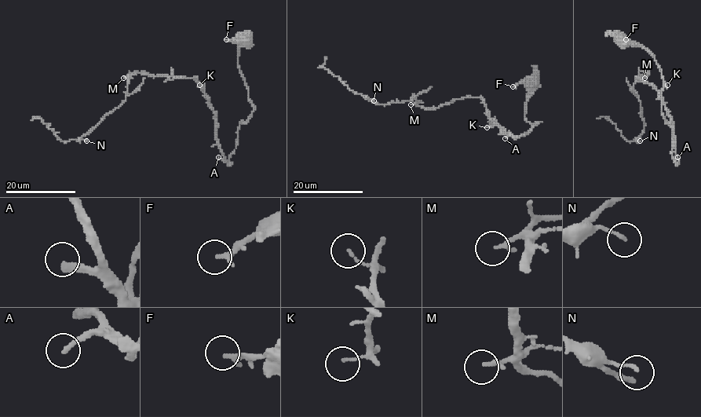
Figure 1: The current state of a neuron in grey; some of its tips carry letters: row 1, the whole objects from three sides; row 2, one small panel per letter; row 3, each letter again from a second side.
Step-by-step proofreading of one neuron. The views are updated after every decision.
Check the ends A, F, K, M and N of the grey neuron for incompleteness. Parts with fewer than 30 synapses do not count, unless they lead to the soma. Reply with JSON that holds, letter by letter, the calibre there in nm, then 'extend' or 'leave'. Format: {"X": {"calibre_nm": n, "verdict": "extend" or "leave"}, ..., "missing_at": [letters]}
{"A": {"calibre_nm": 260, "verdict": "extend"}, "F": {"calibre_nm": 240, "verdict": "leave"}, "K": {"calibre_nm": 90, "verdict": "leave"}, "M": {"calibre_nm": 160, "verdict": "leave"}, "N": {"calibre_nm": 130, "verdict": "leave"}, "missing_at": ["A"]}

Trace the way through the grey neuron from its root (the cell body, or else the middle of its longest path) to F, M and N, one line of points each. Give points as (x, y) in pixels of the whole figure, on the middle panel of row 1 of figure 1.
F: (532, 84), (527, 86), (518, 82), (512, 86)
M: (532, 84), (525, 118), (541, 122), (516, 139), (489, 117), (480, 97), (456, 99), (435, 108), (410, 104)
N: (532, 84), (525, 118), (541, 122), (516, 139), (480, 97), (435, 108), (418, 105), (414, 94), (374, 100)

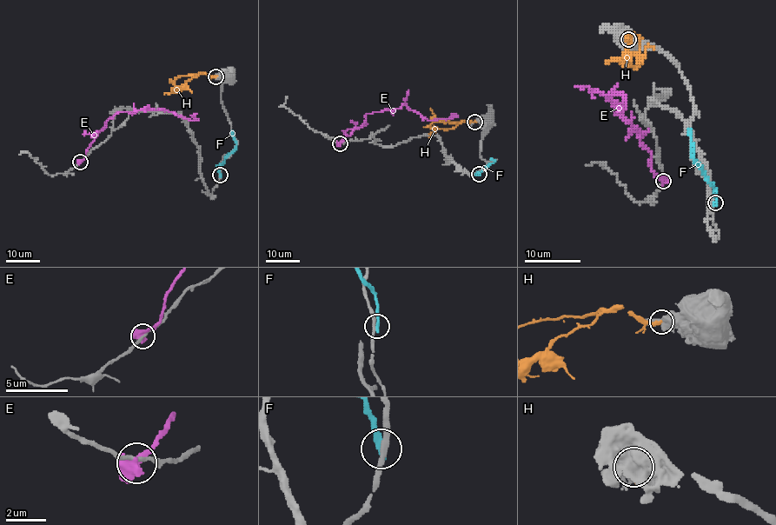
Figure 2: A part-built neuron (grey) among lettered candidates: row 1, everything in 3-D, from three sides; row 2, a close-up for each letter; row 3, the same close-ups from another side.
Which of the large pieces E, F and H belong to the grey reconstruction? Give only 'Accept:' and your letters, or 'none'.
Accept: none

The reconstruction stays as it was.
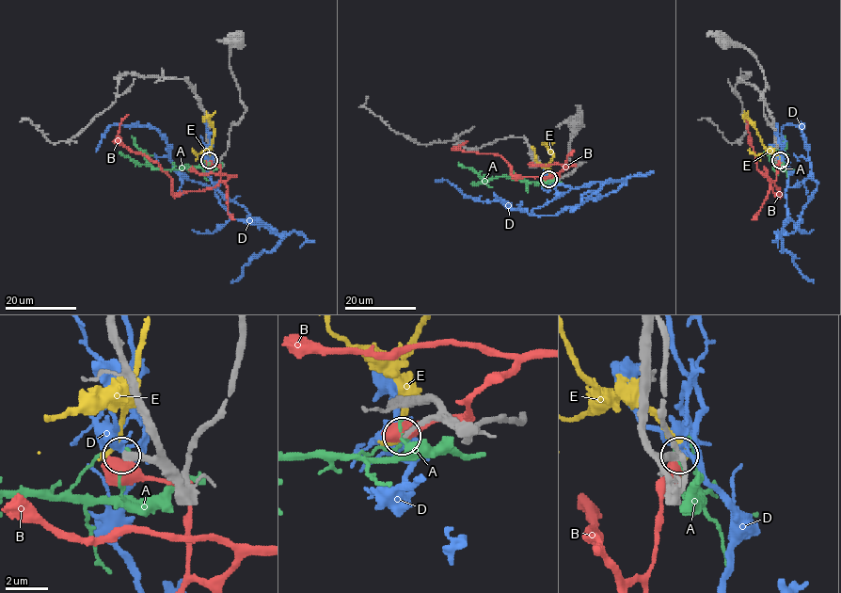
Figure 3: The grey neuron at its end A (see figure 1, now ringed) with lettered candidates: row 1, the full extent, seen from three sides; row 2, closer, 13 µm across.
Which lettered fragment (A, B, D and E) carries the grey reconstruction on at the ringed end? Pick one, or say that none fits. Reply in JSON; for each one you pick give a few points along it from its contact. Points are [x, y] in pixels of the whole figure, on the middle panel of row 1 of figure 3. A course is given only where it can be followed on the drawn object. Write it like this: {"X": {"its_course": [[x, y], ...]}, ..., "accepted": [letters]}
{"accepted": []}

